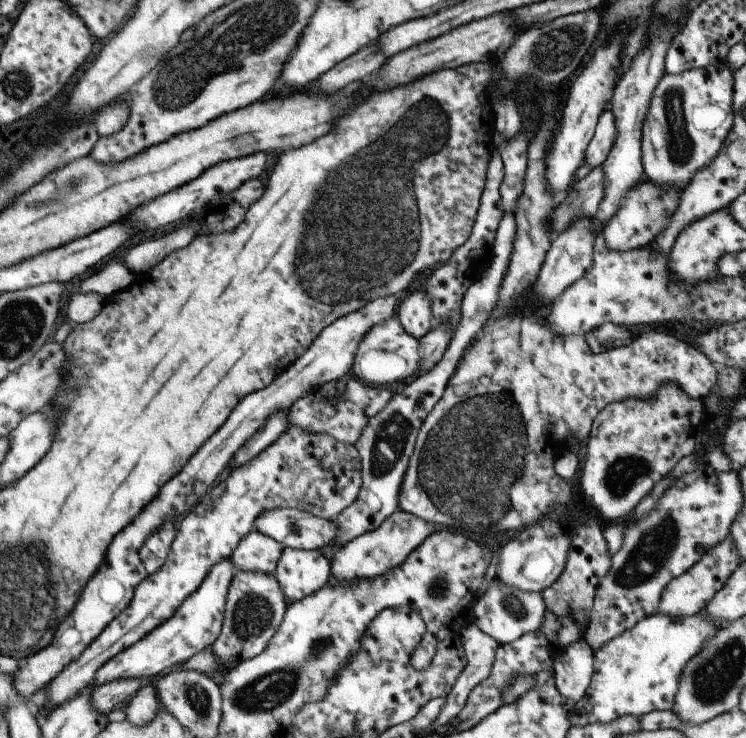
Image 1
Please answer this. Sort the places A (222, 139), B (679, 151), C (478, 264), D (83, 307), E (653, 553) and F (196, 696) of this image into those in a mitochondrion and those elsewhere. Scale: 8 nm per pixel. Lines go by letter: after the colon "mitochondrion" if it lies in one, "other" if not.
A: other
B: mitochondrion
C: other
D: other
E: mitochondrion
F: mitochondrion

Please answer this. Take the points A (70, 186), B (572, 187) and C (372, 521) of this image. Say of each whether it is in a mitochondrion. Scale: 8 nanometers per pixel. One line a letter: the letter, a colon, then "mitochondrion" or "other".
A: mitochondrion
B: other
C: other

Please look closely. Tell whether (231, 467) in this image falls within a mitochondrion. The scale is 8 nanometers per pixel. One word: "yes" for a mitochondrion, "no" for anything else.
no

